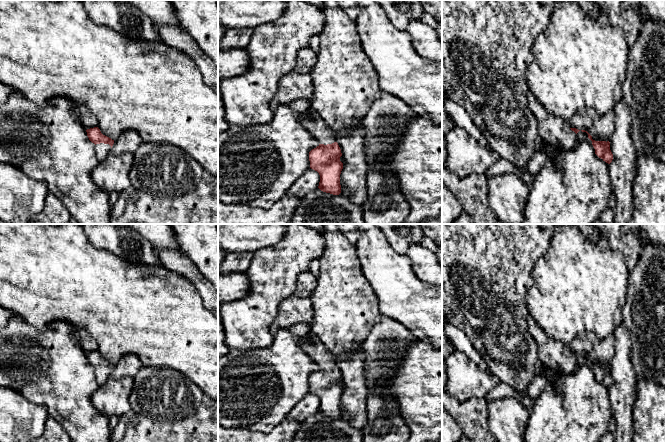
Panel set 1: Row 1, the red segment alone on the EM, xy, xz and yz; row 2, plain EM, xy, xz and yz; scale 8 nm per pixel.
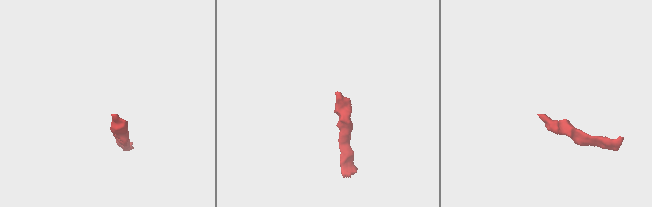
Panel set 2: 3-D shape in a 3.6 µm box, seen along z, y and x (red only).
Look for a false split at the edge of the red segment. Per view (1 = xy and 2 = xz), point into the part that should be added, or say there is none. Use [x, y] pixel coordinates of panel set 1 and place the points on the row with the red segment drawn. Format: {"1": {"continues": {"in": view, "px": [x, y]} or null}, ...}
{"1": {"continues": {"in": "xy", "px": [101, 149]}}, "2": {"continues": {"in": "xz", "px": [311, 120]}}}

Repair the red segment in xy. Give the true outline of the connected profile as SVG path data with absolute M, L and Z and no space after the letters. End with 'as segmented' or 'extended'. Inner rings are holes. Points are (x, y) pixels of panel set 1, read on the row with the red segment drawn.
M98 127L86 130L89 140L95 144L96 157L99 161L106 158L111 150L114 140L103 135Z | extended

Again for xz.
M309 109L300 114L304 128L320 143L309 152L310 168L320 175L318 188L326 193L339 195L343 163L340 161L342 153L336 137L316 111Z | extended

